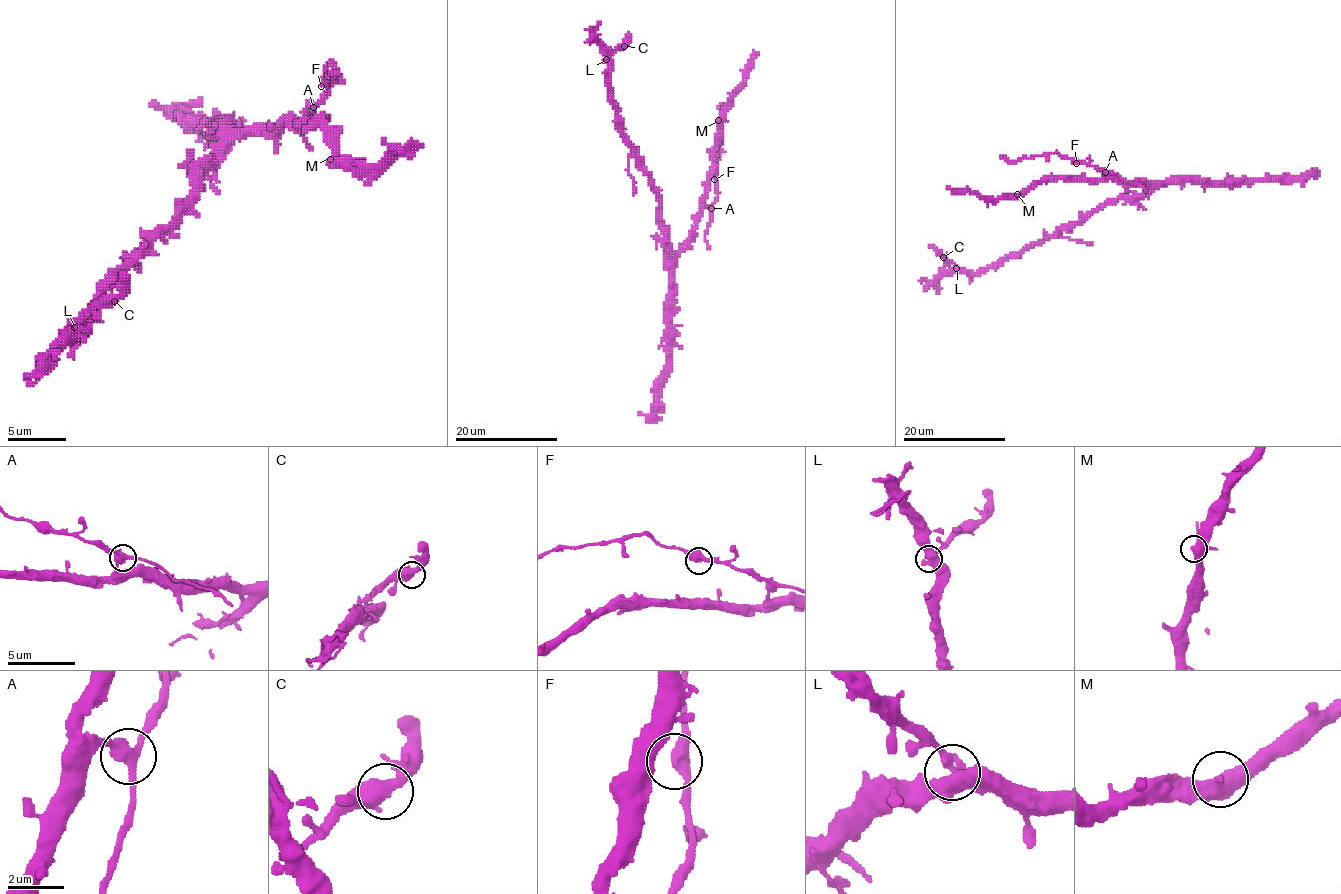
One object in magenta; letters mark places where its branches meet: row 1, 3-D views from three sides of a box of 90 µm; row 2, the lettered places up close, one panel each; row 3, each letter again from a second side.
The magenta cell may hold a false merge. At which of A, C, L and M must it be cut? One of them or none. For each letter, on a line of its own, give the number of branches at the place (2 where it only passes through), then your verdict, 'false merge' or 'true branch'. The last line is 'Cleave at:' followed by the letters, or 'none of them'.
A: 3 | false merge
C: 3 | true branch
L: 3 | true branch
M: 3 | true branch
Cleave at: A

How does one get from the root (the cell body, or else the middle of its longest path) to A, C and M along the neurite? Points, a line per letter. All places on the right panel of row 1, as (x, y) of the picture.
A: (1132, 196), (1144, 196), (1149, 187), (1105, 179), (1104, 171)
C: (1132, 196), (1107, 201), (1065, 229), (1024, 247), (1017, 253), (1005, 256), (978, 272), (959, 271), (943, 257)
M: (1132, 196), (1144, 196), (1149, 187), (1113, 179), (1044, 179), (1017, 194)

